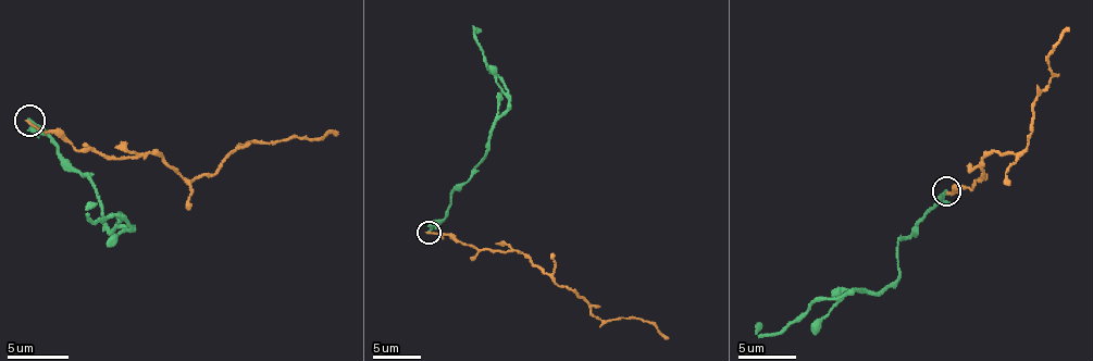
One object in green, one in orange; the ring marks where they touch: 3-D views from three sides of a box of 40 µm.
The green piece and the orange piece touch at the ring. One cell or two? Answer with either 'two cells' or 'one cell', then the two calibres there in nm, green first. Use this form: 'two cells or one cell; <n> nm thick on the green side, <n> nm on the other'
two cells; 240 nm thick on the green side, 160 nm on the other

